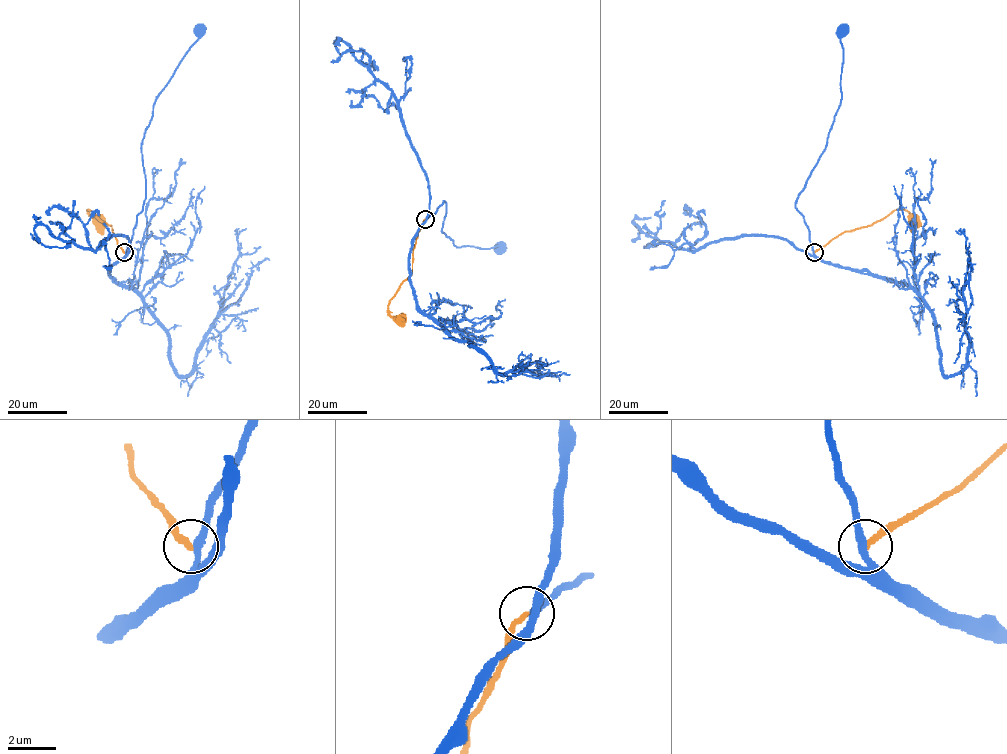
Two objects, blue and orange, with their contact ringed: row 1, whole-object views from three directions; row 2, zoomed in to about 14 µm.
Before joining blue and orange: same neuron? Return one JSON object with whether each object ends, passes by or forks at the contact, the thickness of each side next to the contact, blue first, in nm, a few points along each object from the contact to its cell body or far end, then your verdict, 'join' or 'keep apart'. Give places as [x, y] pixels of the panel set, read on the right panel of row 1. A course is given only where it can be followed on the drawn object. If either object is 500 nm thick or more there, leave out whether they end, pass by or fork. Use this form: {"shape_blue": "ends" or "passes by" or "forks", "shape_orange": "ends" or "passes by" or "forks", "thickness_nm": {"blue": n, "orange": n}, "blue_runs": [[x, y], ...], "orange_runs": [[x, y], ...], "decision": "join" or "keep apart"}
{"shape_blue": "passes by", "shape_orange": "ends", "thickness_nm": {"blue": 280, "orange": 240}, "blue_runs": [[813, 252], [809, 229], [795, 201], [826, 145], [841, 97], [842, 30]], "orange_runs": [[813, 252], [844, 232], [867, 227], [895, 210], [907, 210], [914, 222]], "decision": "keep apart"}

